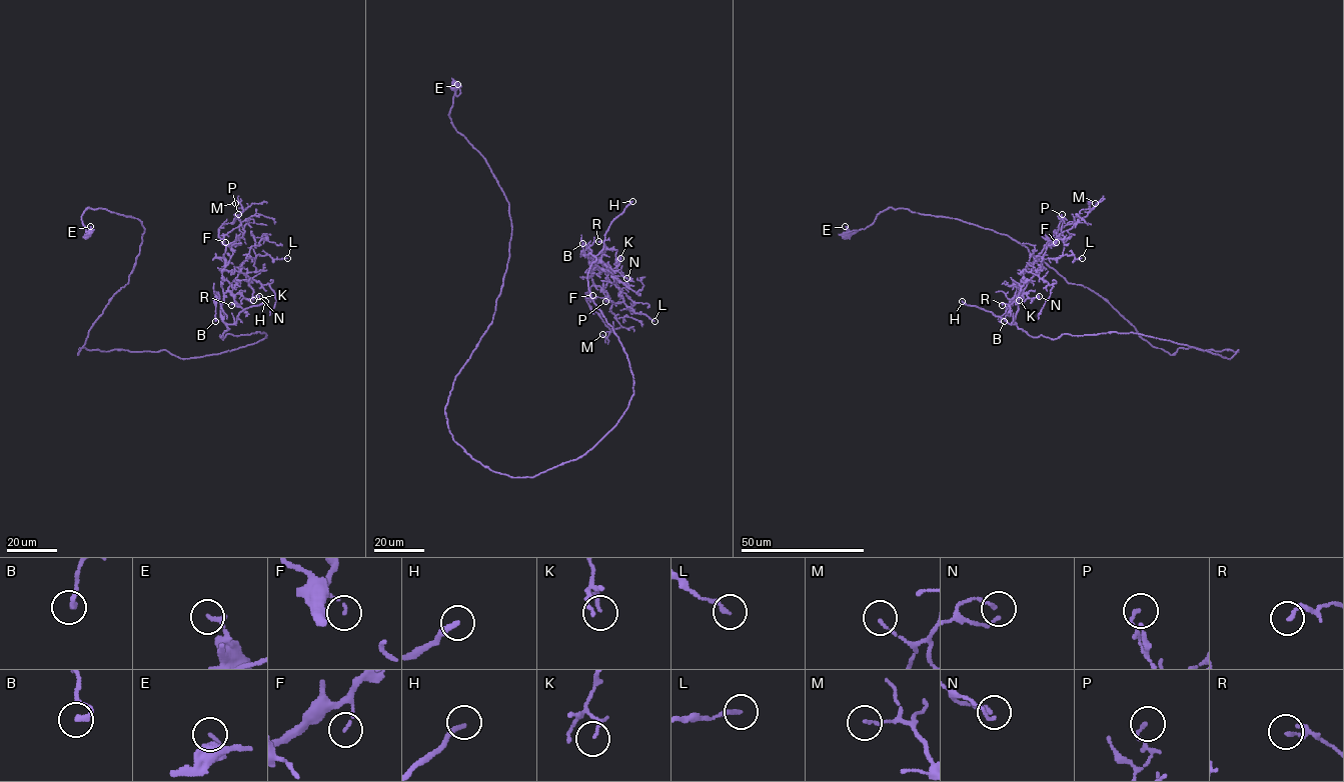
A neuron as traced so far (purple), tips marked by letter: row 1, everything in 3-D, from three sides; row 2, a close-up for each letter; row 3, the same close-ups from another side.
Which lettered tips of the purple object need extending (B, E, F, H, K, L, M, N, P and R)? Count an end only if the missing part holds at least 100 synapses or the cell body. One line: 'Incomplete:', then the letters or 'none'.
Incomplete: H

